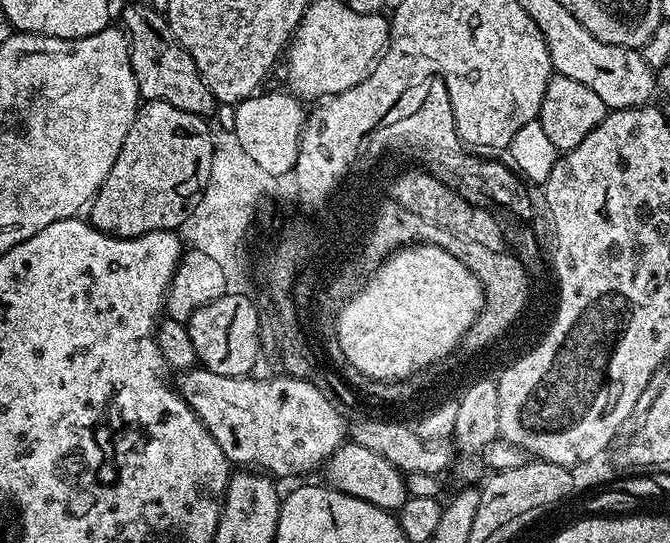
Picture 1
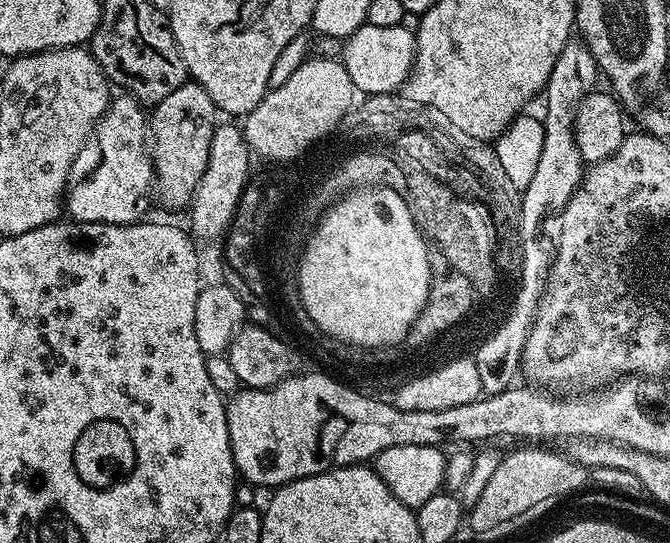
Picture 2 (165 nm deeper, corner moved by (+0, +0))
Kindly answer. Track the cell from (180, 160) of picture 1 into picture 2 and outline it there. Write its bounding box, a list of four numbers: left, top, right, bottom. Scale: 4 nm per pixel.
[150,82,218,209]

